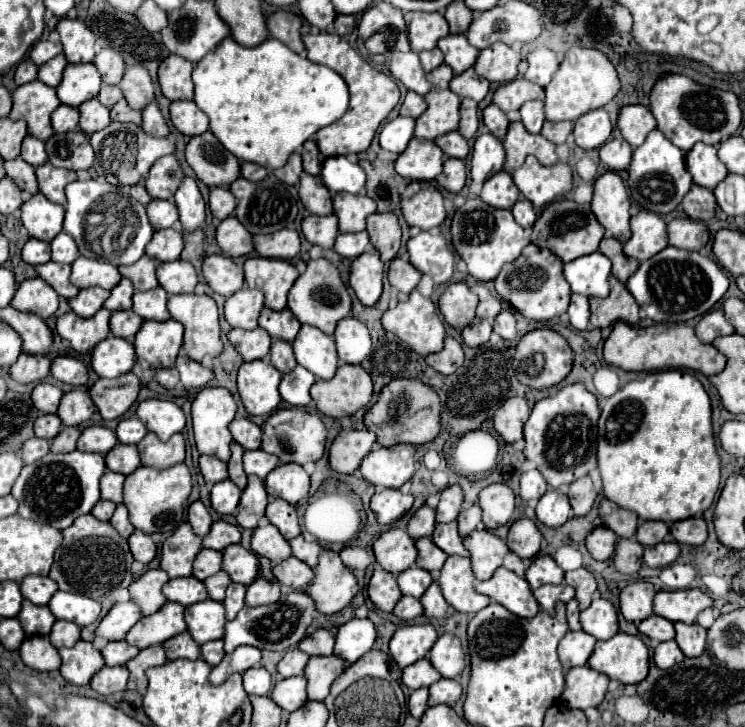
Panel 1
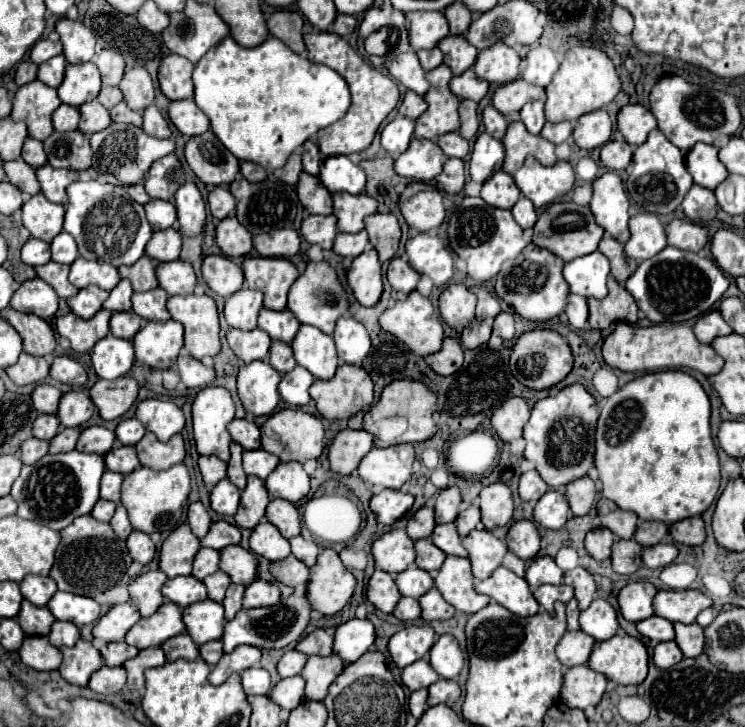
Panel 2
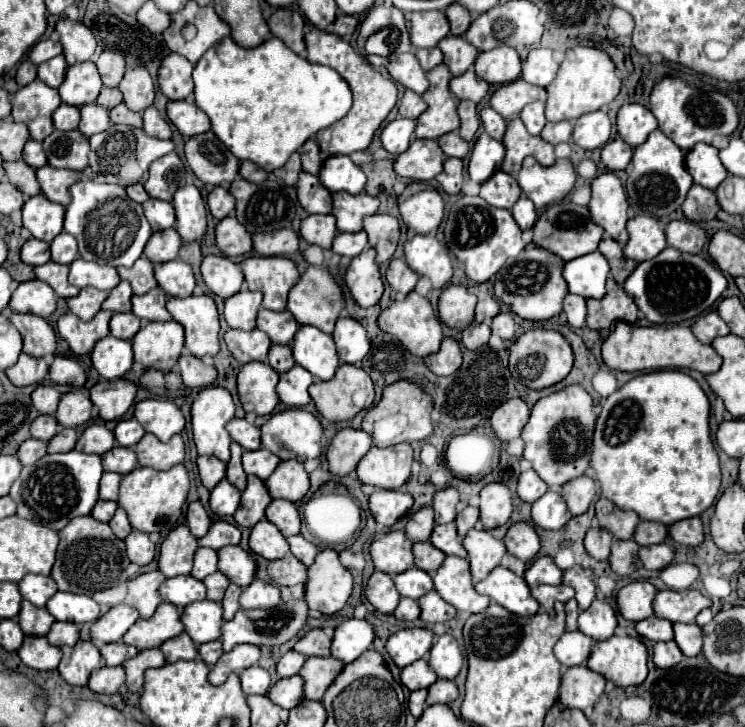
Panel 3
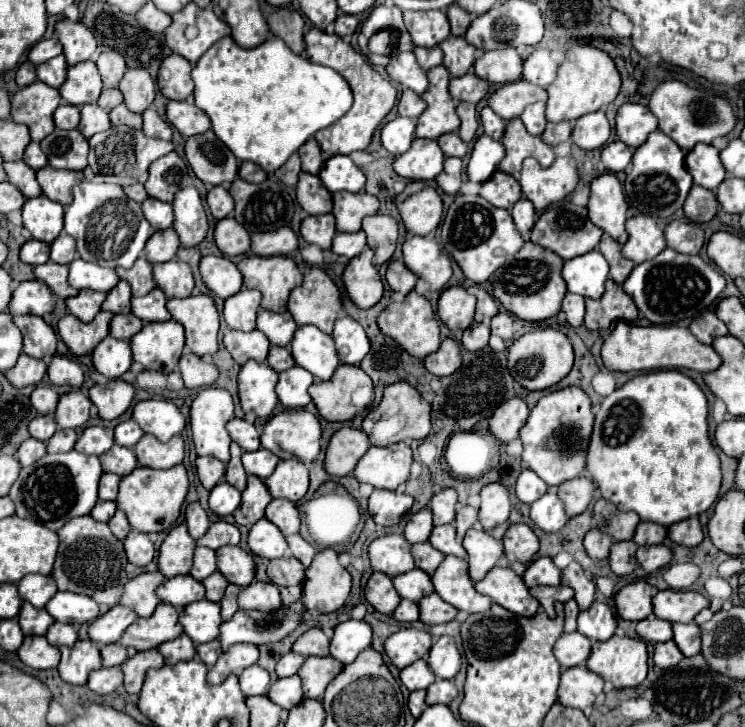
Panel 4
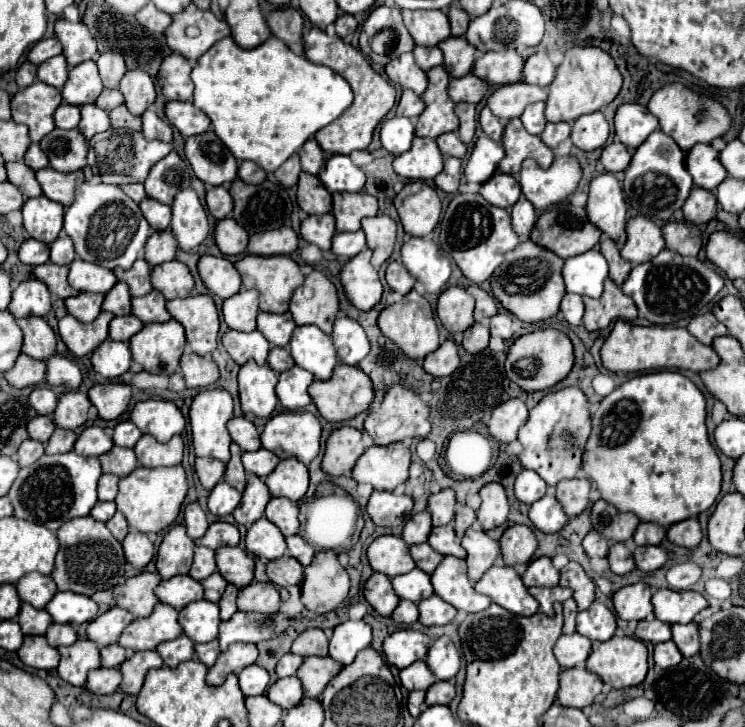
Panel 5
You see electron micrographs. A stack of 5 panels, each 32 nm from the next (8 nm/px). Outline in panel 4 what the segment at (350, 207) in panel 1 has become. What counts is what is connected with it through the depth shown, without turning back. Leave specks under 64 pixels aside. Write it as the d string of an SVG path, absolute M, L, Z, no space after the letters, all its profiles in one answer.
M336 192L334 210L338 232L358 232L364 216L374 216L378 212L378 198L366 192Z

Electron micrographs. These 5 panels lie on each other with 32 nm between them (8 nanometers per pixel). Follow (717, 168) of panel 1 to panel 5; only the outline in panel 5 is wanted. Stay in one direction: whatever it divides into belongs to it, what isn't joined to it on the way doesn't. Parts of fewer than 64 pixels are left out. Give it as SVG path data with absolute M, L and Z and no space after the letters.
M696 144L688 150L686 170L692 174L694 184L704 190L714 190L728 176L718 160L718 152L710 144Z

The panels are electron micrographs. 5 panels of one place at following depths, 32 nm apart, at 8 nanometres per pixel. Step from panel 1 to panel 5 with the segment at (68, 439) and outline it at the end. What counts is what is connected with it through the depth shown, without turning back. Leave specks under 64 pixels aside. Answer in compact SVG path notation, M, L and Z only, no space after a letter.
M56 428L52 438L46 444L46 454L64 454L64 452L70 452L74 448L74 442L76 442L76 434L72 430Z

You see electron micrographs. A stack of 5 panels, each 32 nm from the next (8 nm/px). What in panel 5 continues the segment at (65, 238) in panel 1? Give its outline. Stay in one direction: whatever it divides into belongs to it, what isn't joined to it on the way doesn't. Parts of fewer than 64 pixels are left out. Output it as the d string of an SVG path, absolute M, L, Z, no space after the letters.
M62 232L52 244L50 244L50 262L54 264L72 264L72 260L76 258L74 252L74 244L72 240Z

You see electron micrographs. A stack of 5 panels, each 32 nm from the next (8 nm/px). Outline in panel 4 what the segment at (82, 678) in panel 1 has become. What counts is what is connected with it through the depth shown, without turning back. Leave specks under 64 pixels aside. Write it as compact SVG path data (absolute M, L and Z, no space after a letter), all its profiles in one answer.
M78 640L74 646L60 646L60 678L68 684L82 686L92 670L102 666L100 650L92 640Z

